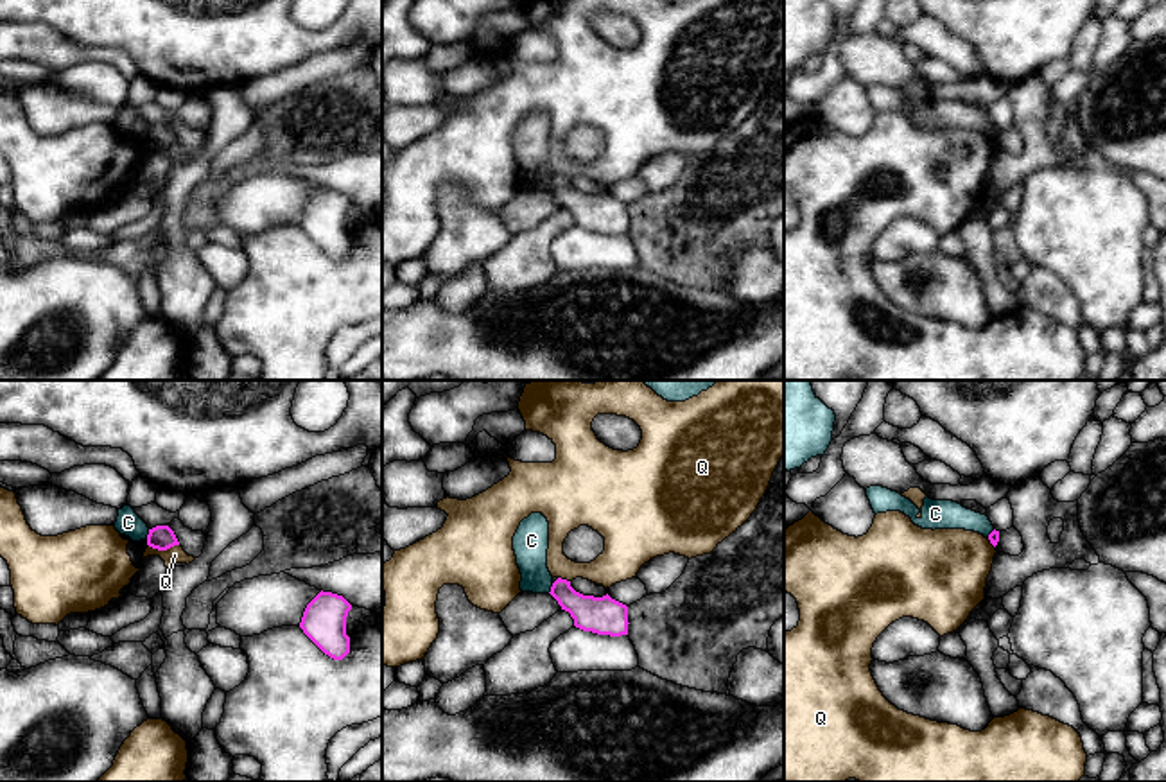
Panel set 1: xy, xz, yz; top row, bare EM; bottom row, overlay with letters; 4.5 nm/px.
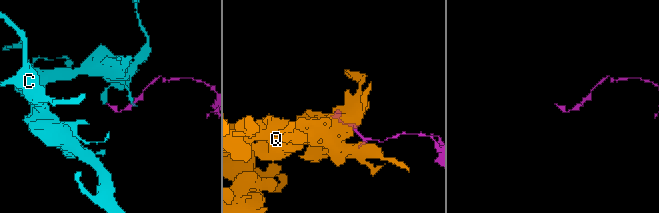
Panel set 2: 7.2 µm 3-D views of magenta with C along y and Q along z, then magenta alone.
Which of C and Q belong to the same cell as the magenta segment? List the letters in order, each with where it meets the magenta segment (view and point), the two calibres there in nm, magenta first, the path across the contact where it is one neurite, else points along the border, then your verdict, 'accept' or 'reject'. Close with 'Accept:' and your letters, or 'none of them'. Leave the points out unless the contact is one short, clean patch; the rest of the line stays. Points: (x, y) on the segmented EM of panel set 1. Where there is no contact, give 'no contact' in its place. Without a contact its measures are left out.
C: xz (551, 589) | 160/160 nm | along xz (553, 583), (548, 592) | reject
Q: xy (164, 549) | 110/80 nm | along xy (178, 544), (167, 549), (149, 547) | reject
Accept: none of them

